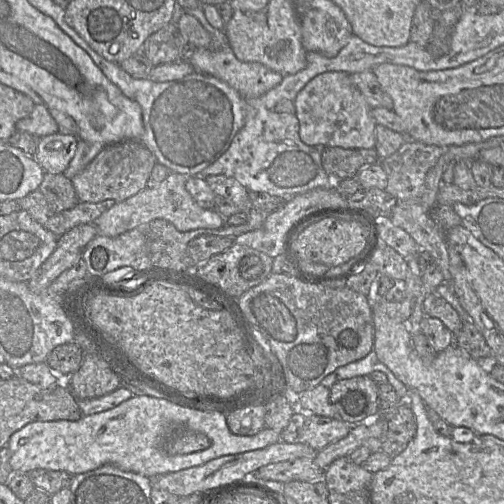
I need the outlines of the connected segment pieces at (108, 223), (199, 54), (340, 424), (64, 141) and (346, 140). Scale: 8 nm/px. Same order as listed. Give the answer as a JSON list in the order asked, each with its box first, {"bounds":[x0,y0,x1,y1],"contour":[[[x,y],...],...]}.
[{"bounds":[92,172,228,237],"contour":[[[170,172],[166,179],[162,181],[157,187],[146,187],[137,194],[121,202],[116,202],[111,208],[104,211],[92,222],[92,224],[94,224],[97,229],[97,236],[116,237],[136,227],[145,226],[155,219],[165,219],[172,223],[177,228],[177,230],[181,232],[186,232],[197,228],[218,228],[224,224],[227,224],[228,218],[224,218],[212,209],[202,208],[195,202],[186,189],[186,181],[188,177],[190,176],[176,172]]]},{"bounds":[188,23,284,100],"contour":[[[210,23],[207,24],[209,32],[214,37],[214,48],[220,45],[222,47],[218,50],[209,50],[203,47],[197,48],[188,60],[194,67],[195,72],[205,73],[226,82],[247,100],[261,97],[282,81],[284,75],[269,69],[263,64],[239,60],[228,43],[225,31],[213,27]]]},{"bounds":[280,410,352,451],"contour":[[[296,410],[288,426],[280,432],[280,441],[302,443],[320,451],[328,445],[345,438],[352,425],[339,418],[328,418]]]},{"bounds":[34,132,78,173],"contour":[[[60,132],[41,137],[34,157],[45,172],[63,173],[77,151],[78,140]]]},{"bounds":[293,72,376,149],"contour":[[[325,72],[311,79],[293,101],[295,115],[299,120],[299,136],[308,145],[324,145],[344,149],[372,149],[376,145],[376,122],[371,114],[372,107],[363,94],[350,80],[346,72]]]}]

